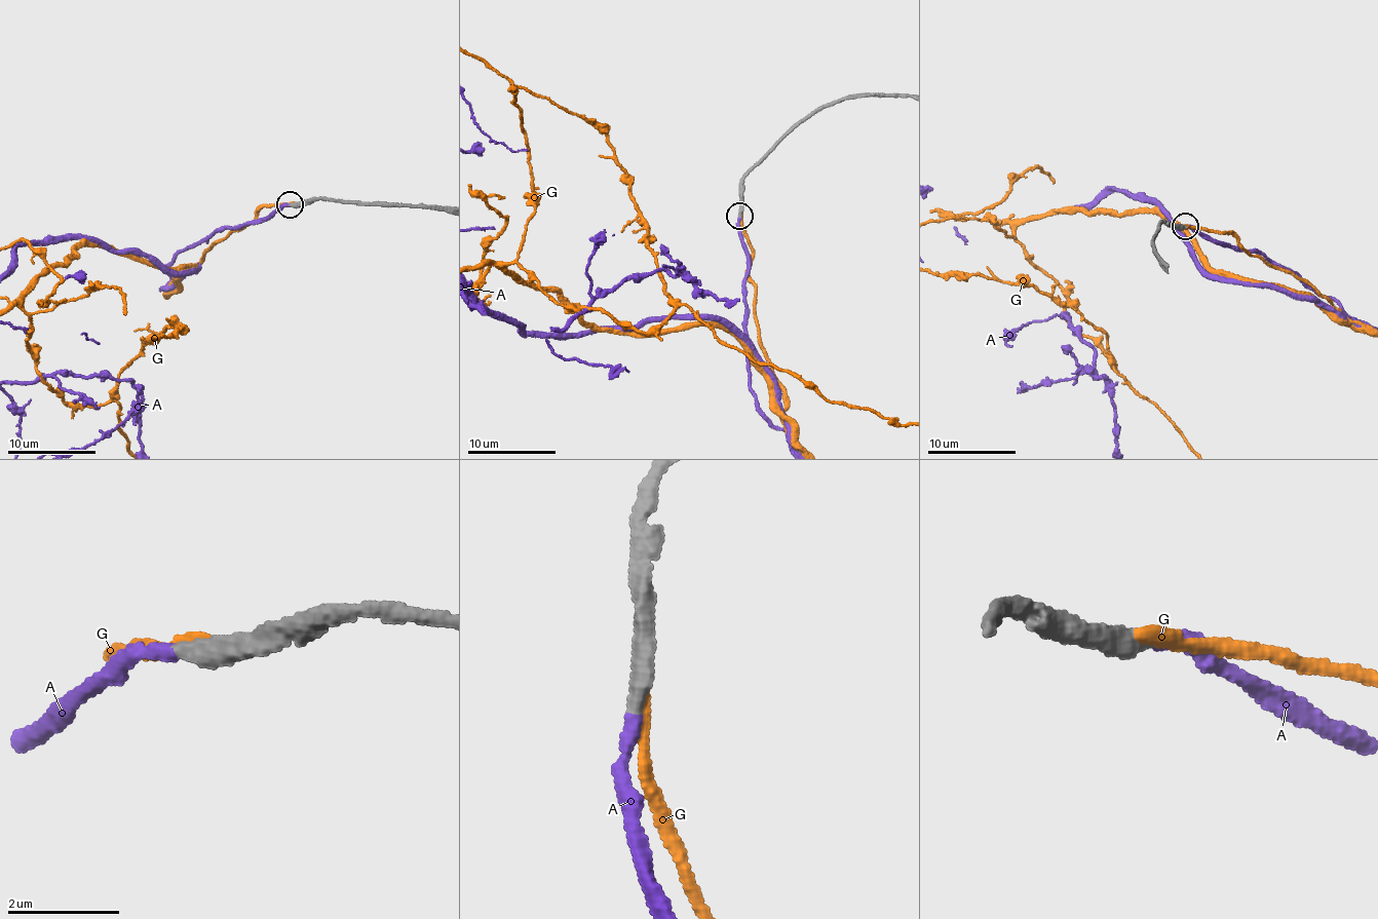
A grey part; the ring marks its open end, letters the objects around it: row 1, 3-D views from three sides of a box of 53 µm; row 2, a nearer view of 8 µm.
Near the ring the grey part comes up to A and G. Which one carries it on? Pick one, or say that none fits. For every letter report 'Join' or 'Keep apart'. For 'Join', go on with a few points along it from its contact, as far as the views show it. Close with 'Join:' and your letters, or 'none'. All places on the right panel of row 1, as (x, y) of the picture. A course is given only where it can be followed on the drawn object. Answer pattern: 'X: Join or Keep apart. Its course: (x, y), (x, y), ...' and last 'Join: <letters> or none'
A: Join
G: Keep apart
Join: A

